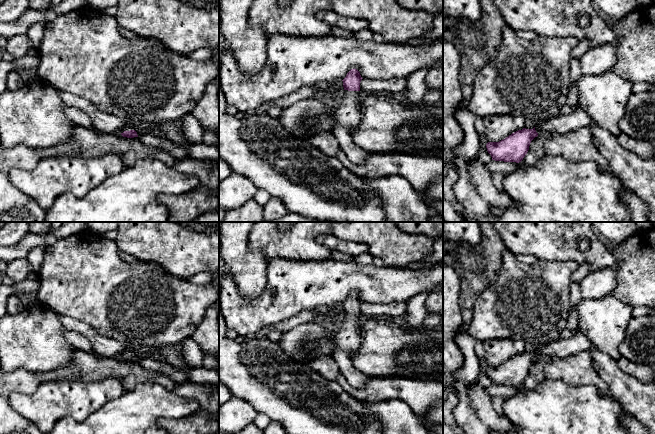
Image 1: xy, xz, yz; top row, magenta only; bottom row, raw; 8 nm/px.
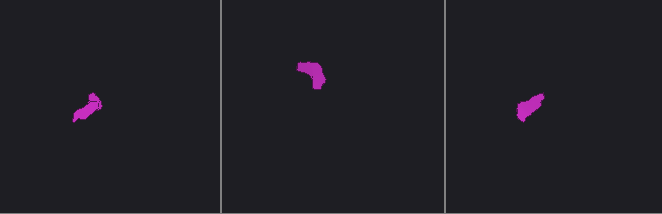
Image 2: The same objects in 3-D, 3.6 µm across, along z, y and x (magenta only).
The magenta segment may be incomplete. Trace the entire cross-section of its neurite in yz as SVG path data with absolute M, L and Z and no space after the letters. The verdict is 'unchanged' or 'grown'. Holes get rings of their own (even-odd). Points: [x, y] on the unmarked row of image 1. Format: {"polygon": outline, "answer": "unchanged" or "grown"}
{"polygon": "M578 330L567 339L557 339L554 342L535 350L533 353L523 352L499 366L488 366L486 372L492 384L519 387L529 374L531 365L540 358L553 357L565 358L581 351L589 351L592 357L592 365L602 380L608 385L608 395L616 398L623 405L624 411L634 416L643 424L648 434L655 434L655 379L648 384L640 382L637 378L623 372L617 362L607 354L597 350L589 339Z", "answer": "grown"}

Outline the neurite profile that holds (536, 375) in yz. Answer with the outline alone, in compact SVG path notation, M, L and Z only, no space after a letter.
M540 358L531 365L529 374L523 382L523 384L521 385L525 390L537 388L538 385L546 379L546 361L546 359Z

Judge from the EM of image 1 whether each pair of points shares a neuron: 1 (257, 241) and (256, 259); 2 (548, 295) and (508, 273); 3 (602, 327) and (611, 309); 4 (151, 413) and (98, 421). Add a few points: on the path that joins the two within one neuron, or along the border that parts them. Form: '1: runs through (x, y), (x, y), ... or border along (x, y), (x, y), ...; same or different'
1: border along (250, 232), (250, 247), (259, 249), (268, 263); different
2: runs through (538, 295), (530, 295), (518, 283); same
3: runs through (604, 323), (608, 313); same
4: runs through (138, 413), (130, 421), (111, 421); same

